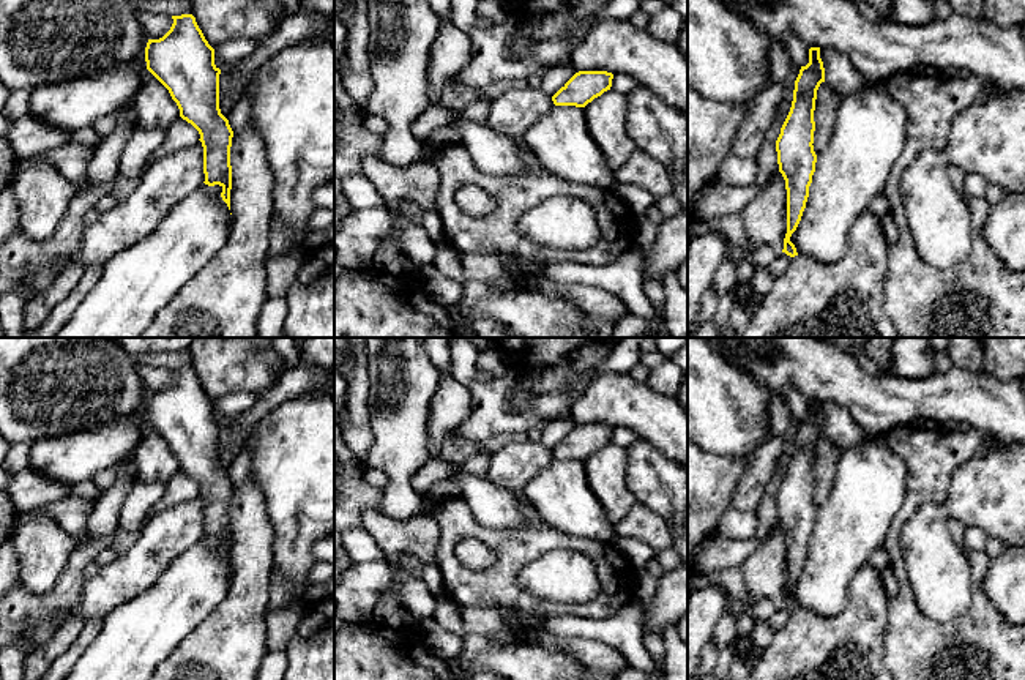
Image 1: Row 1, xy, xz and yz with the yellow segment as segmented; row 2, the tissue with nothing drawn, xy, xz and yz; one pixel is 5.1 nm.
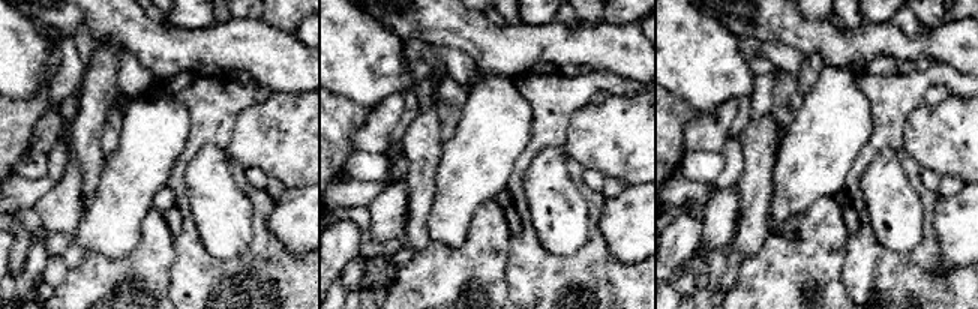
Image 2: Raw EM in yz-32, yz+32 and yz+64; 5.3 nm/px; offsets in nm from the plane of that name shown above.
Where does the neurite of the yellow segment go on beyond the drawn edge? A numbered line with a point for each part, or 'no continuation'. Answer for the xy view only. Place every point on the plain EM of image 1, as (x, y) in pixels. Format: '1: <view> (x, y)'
no continuation

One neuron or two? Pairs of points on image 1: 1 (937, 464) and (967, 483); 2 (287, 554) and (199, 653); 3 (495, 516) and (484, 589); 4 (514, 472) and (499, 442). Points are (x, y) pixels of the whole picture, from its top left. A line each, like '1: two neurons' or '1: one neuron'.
1: two neurons
2: two neurons
3: two neurons
4: two neurons

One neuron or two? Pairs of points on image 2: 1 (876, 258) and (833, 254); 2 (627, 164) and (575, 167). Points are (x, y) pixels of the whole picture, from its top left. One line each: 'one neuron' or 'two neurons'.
1: two neurons
2: two neurons

